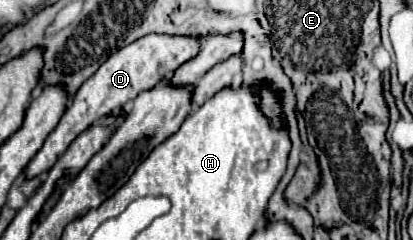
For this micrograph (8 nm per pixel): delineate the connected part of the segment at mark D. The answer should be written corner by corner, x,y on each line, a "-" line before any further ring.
145,35
143,39
137,39
135,43
119,49
113,53
95,75
91,75
75,93
71,99
71,105
63,113
61,121
57,123
55,131
45,139
41,151
31,159
27,169
23,171
25,177
37,177
41,173
47,173
57,159
69,149
69,145
79,137
81,131
85,131
91,123
99,121
103,115
117,111
127,101
133,101
137,95
153,89
157,83
161,83
165,77
175,71
175,67
191,61
197,55
199,39
193,37
171,37
171,35

